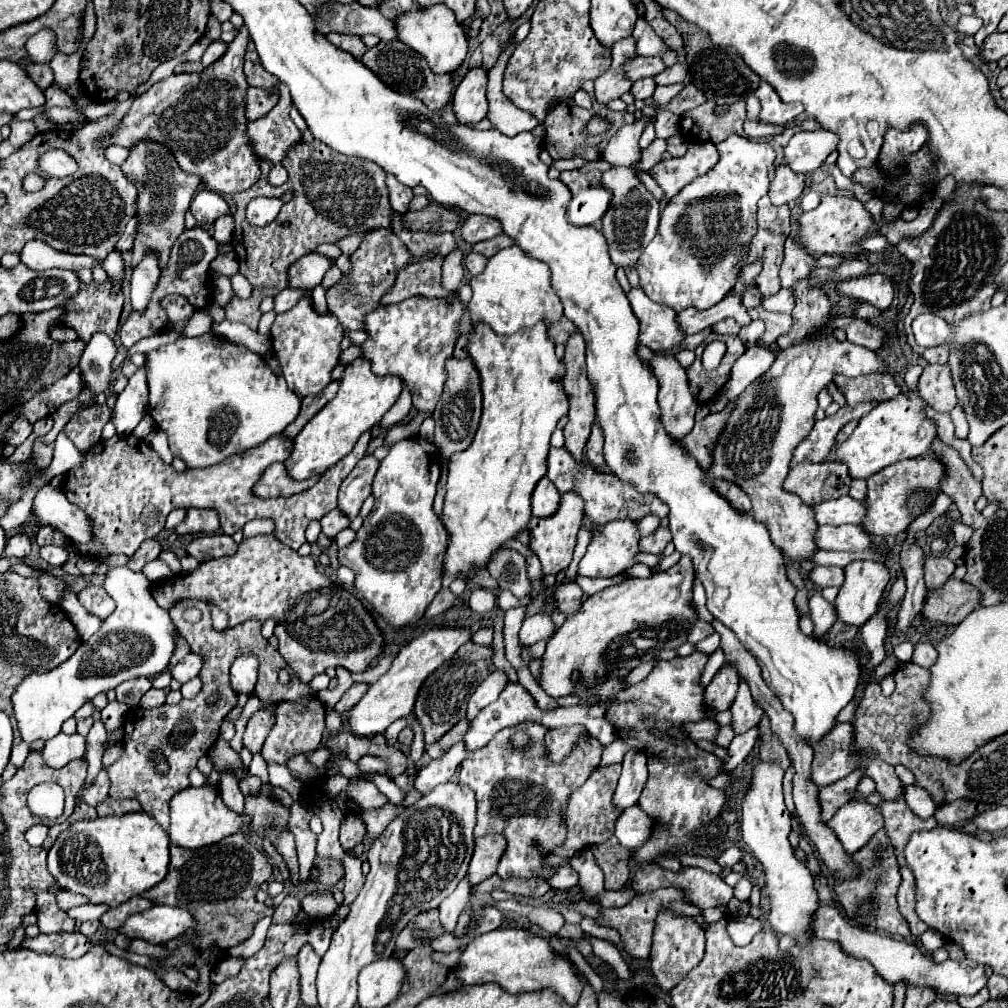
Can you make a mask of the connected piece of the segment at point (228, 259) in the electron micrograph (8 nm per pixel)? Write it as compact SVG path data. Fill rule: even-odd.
M236 252L222 254L222 256L218 256L218 258L213 260L210 264L211 279L216 279L218 274L224 274L224 276L228 276L228 278L230 278L232 274L236 274L236 272L238 272L238 268L240 268L240 262L238 262Z

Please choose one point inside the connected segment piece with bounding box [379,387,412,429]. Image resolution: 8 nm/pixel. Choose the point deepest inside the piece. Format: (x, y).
(398, 412)

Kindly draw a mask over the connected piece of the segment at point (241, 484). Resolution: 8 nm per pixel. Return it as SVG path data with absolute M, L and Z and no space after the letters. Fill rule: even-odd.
M372 430L364 432L352 452L336 462L332 470L326 470L326 474L320 476L318 484L314 484L312 488L290 498L282 496L268 500L256 498L252 494L252 486L262 476L264 468L290 456L292 440L282 438L282 434L268 438L262 446L232 454L220 464L208 466L204 470L184 470L182 474L174 472L170 464L164 464L152 450L152 446L146 440L136 438L134 434L116 434L116 438L100 440L84 454L84 466L66 474L62 486L66 498L80 510L84 510L84 514L88 514L88 520L92 522L94 540L88 542L88 546L76 546L76 550L80 552L80 556L88 558L112 554L132 556L144 540L154 538L164 528L164 520L174 508L212 508L218 512L220 530L230 536L242 530L248 520L272 518L276 522L276 538L292 550L298 550L306 542L306 526L312 520L324 518L324 514L336 508L338 488L348 472L354 468L354 464L364 456L370 438Z

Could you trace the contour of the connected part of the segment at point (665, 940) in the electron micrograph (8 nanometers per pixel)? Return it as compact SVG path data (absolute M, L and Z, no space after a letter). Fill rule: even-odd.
M662 912L656 920L654 944L650 954L652 976L656 978L656 986L662 992L670 992L692 968L698 966L704 954L704 936L702 928L690 916L674 916L672 912Z

